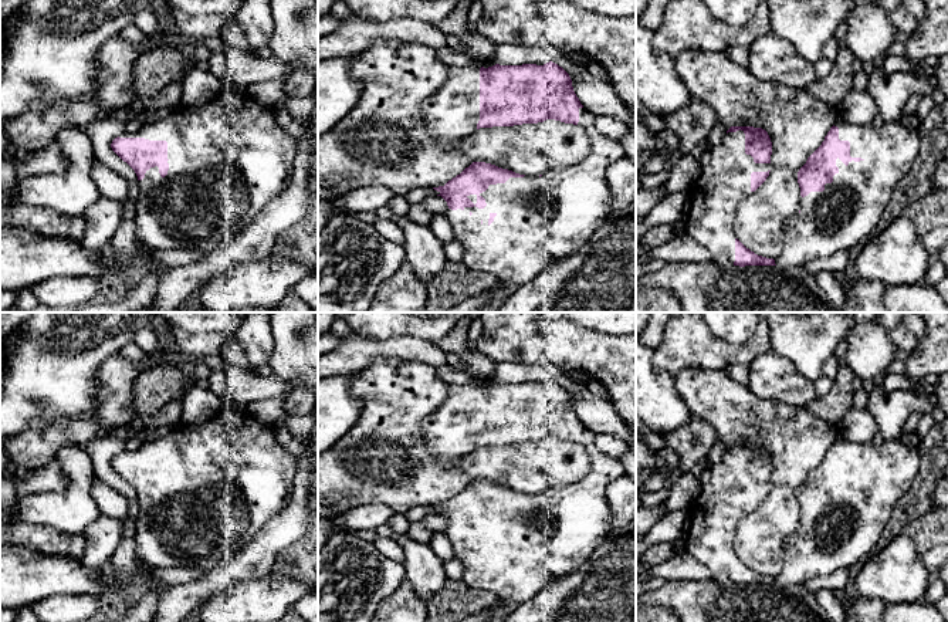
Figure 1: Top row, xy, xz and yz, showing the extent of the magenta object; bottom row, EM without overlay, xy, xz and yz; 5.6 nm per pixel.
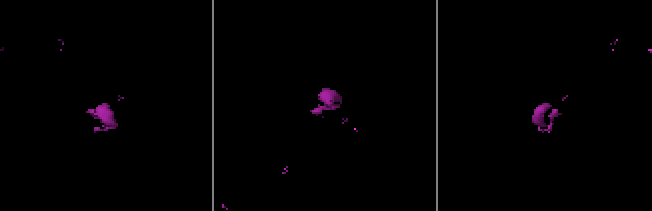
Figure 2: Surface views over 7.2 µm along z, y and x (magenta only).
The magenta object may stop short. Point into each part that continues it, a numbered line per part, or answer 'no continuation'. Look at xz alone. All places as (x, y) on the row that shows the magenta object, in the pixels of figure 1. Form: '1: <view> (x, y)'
1: xz (539, 220)

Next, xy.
1: xy (229, 158)

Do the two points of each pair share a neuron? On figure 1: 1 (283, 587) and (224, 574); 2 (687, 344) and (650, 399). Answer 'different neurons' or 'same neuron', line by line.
1: different neurons
2: different neurons

